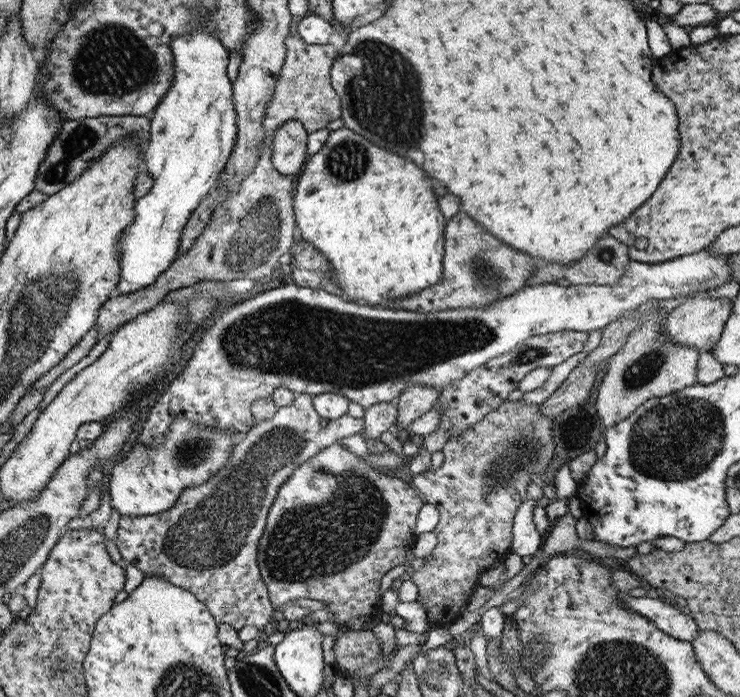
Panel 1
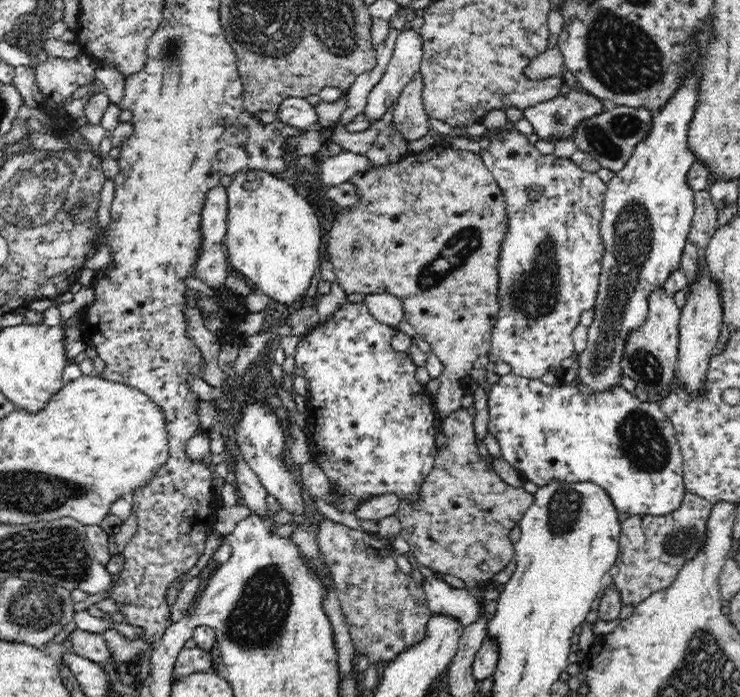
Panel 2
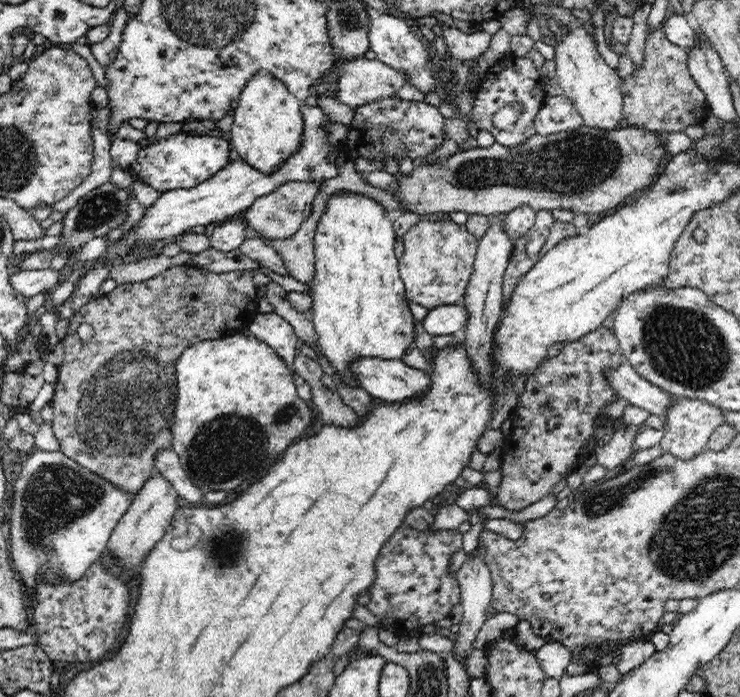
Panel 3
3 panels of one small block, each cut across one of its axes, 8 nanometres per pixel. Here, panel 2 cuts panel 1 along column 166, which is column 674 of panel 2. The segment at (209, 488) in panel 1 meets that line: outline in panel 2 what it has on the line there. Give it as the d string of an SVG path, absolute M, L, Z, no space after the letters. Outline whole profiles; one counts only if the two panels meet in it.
M686 491L680 507L664 516L630 515L629 518L621 523L618 540L619 554L609 574L613 580L612 585L620 593L622 606L631 605L634 608L655 592L669 587L676 580L678 574L680 574L682 566L686 566L686 562L694 560L702 552L707 533L707 522L712 508L714 508L713 503Z

